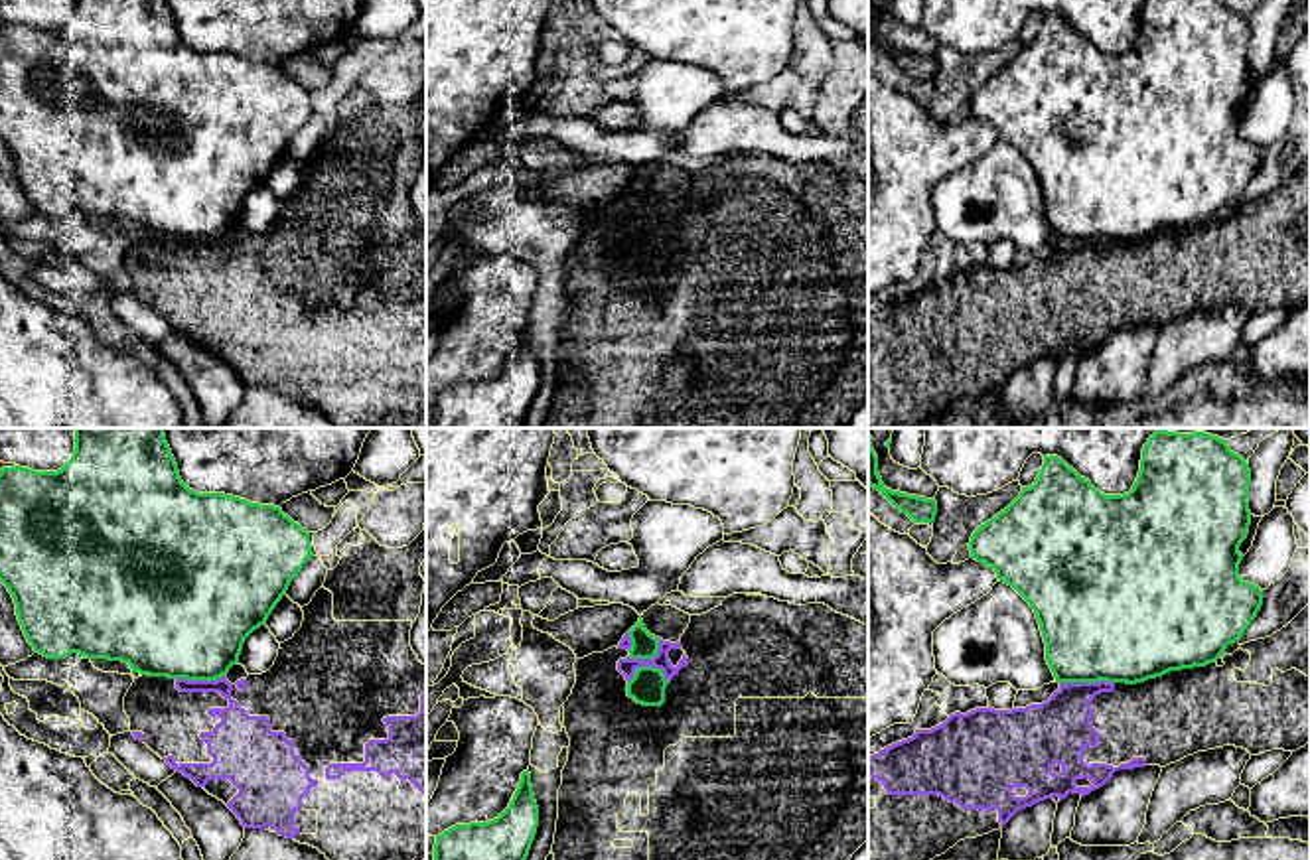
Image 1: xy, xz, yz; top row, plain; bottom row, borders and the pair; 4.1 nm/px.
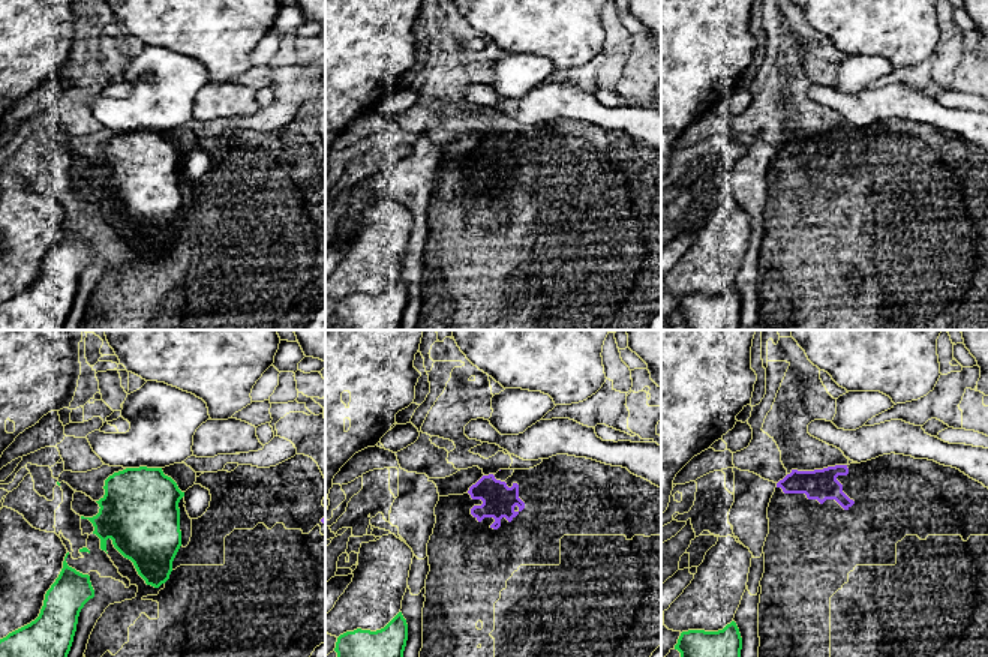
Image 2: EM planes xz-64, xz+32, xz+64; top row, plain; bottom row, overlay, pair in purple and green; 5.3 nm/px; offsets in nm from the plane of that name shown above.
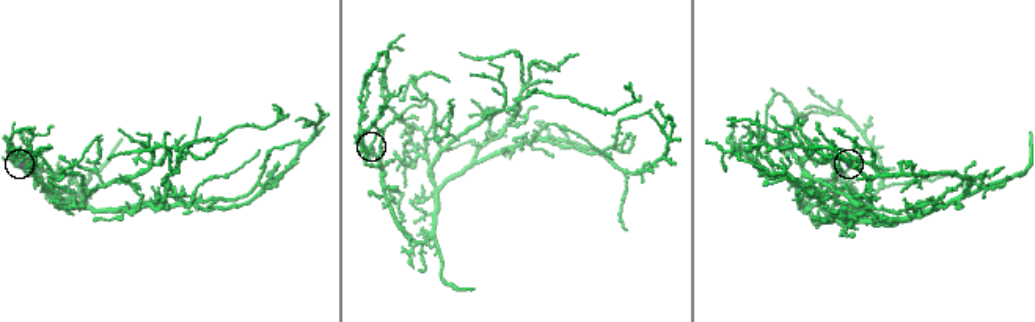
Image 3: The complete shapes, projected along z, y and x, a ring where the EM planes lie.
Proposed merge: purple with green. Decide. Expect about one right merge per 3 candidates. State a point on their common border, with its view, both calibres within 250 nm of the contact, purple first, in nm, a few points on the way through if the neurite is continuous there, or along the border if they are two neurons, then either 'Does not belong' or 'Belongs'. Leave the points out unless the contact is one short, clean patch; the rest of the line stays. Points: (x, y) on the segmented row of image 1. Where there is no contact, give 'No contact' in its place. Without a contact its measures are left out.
Touches purple at yz (1086, 683). Thickness 260 nm (purple) against 460 nm. Does not belong

